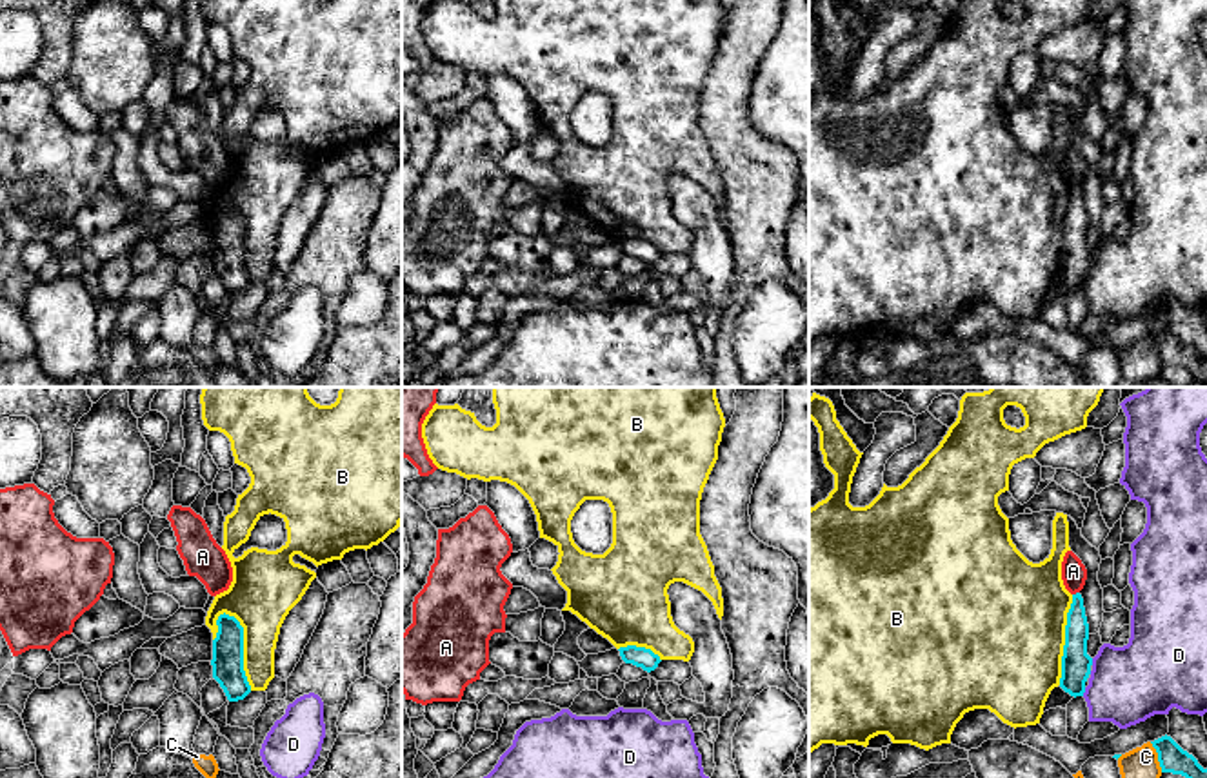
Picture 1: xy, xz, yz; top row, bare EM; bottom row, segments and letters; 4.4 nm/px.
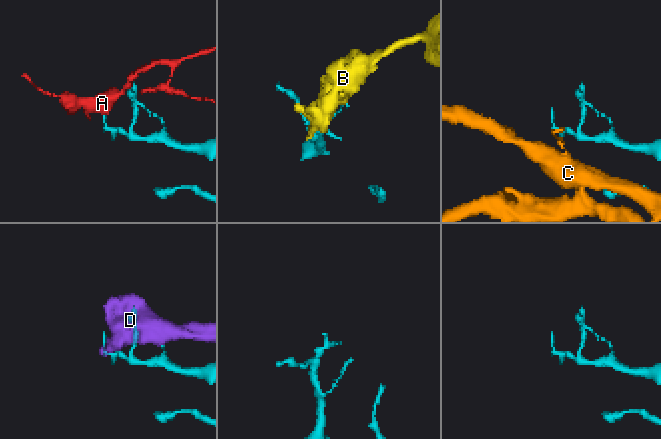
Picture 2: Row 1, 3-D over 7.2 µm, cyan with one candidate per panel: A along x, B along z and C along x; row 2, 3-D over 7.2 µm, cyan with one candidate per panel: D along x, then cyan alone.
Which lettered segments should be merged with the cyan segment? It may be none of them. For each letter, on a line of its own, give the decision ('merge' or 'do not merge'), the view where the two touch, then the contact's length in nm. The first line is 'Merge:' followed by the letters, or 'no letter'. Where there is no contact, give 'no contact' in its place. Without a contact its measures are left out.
Merge: no letter
A: do not merge; meets cyan in yz; contact 40 nm long
B: do not merge; meets cyan in xy; contact 380 nm long
C: do not merge; meets cyan in yz; contact 150 nm long
D: do not merge; meets cyan in yz; contact 40 nm long

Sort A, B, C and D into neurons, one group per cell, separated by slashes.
A / B / C / D

